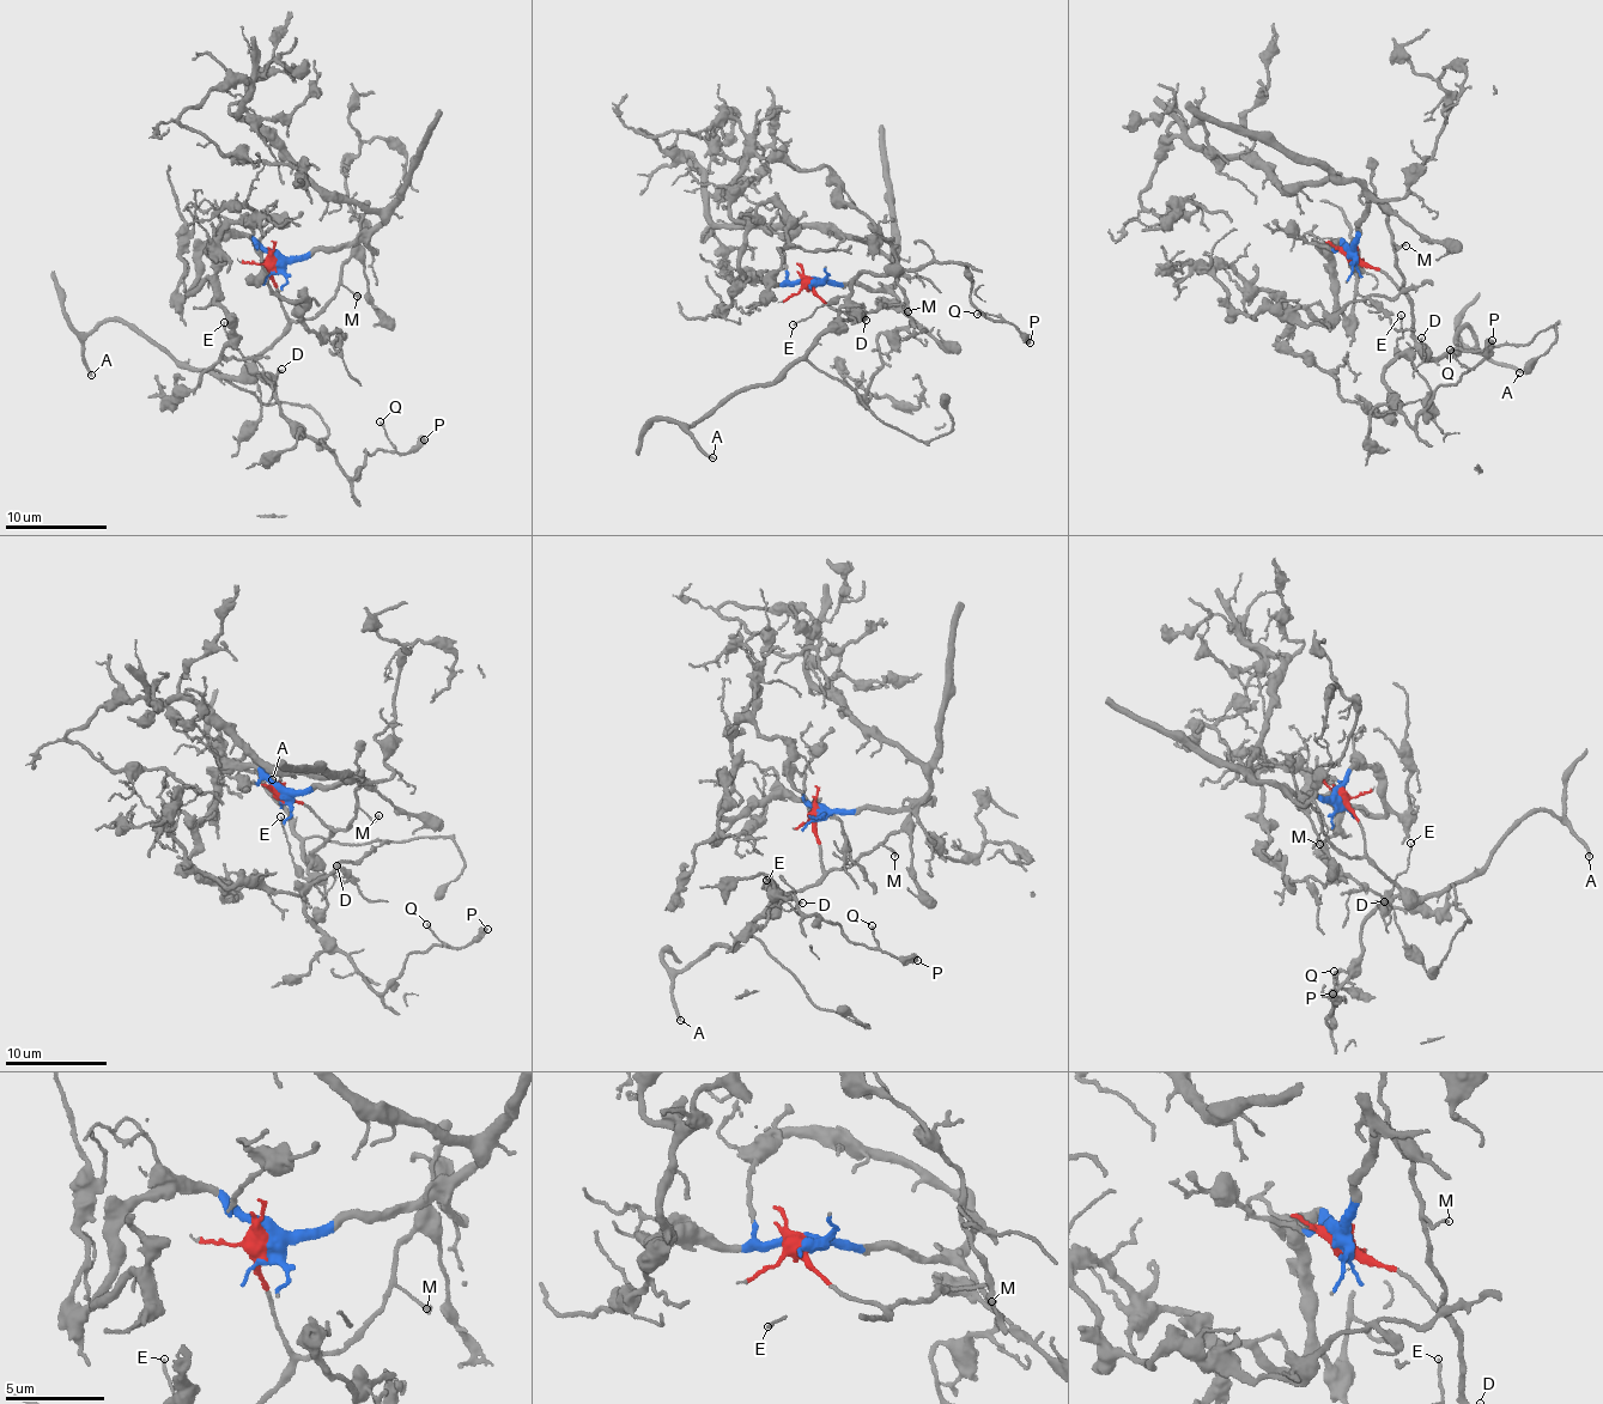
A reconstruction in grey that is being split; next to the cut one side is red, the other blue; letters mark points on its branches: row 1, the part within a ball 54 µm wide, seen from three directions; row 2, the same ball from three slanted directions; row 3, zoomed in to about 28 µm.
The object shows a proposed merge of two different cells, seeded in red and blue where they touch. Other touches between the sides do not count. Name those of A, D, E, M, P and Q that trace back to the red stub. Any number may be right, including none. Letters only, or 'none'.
A, D, E, M, P, Q

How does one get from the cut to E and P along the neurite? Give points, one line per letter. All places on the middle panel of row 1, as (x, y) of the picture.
E: (809, 279), (814, 297), (854, 316), (837, 322), (839, 305), (831, 303), (793, 324)
P: (809, 279), (814, 297), (854, 316), (838, 321), (863, 271), (965, 265), (971, 301), (1031, 342)

